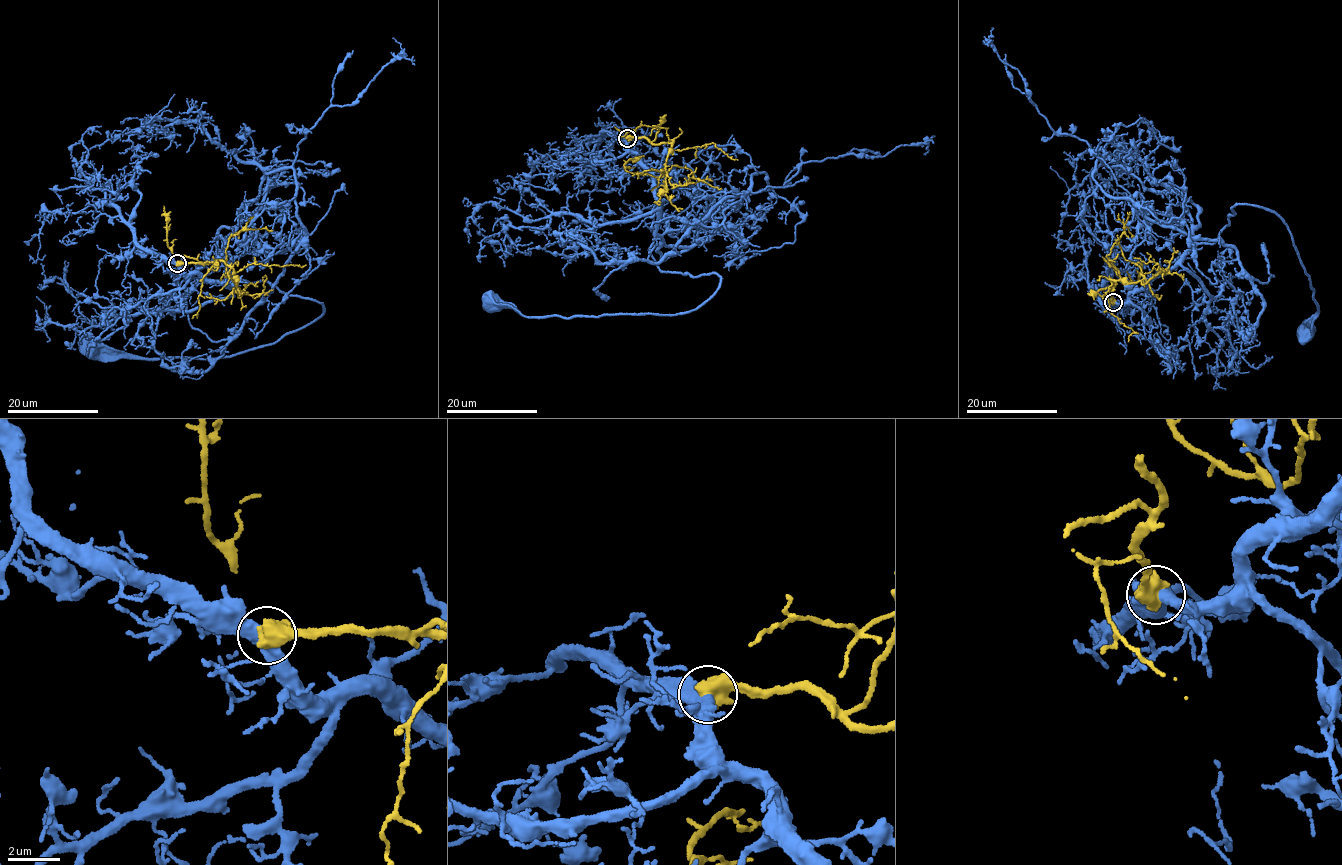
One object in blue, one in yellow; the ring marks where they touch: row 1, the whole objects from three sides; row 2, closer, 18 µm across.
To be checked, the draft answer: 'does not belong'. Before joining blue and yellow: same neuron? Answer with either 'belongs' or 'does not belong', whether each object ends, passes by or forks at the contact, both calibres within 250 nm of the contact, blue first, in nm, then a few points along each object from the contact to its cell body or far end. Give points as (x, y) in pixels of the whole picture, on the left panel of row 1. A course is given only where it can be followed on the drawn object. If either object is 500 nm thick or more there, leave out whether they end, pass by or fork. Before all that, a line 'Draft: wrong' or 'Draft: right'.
Draft: right
does not belong | 500/800 nm | blue via (177, 264), (226, 288), (225, 274), (268, 281), (325, 309), (234, 355), (139, 359), (89, 350) | yellow via (177, 264), (221, 260), (233, 269), (237, 287), (225, 262), (200, 263), (174, 254), (166, 243), (163, 205)

